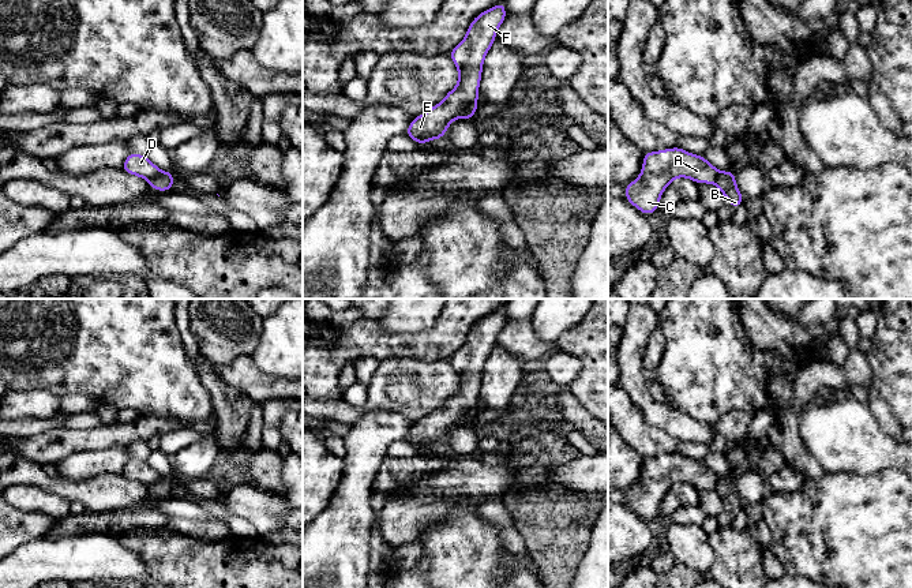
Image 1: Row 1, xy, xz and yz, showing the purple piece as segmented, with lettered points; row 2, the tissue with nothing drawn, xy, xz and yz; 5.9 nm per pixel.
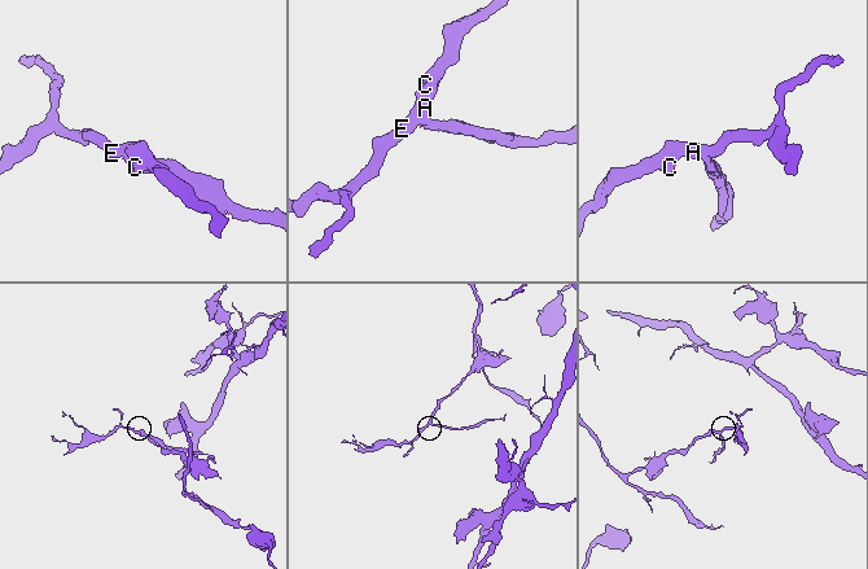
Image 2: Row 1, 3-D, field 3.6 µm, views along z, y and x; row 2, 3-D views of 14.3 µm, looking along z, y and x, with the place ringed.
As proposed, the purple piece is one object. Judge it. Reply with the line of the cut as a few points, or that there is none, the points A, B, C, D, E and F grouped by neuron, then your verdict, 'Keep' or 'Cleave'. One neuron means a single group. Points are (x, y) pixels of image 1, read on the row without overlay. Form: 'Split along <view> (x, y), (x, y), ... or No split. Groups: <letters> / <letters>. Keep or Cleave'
Split along xz (475, 408), (468, 409), (458, 422). Groups: A C D E F / B. Cleave

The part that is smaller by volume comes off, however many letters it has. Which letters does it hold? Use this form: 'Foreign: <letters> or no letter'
Foreign: B

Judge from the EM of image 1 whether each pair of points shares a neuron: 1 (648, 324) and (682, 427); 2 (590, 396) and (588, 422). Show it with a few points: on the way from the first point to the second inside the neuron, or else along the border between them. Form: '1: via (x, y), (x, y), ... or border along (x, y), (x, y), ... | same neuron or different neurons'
1: via (633, 352), (633, 382), (638, 393), (653, 408) | same neuron
2: border along (567, 388), (593, 416) | different neurons

